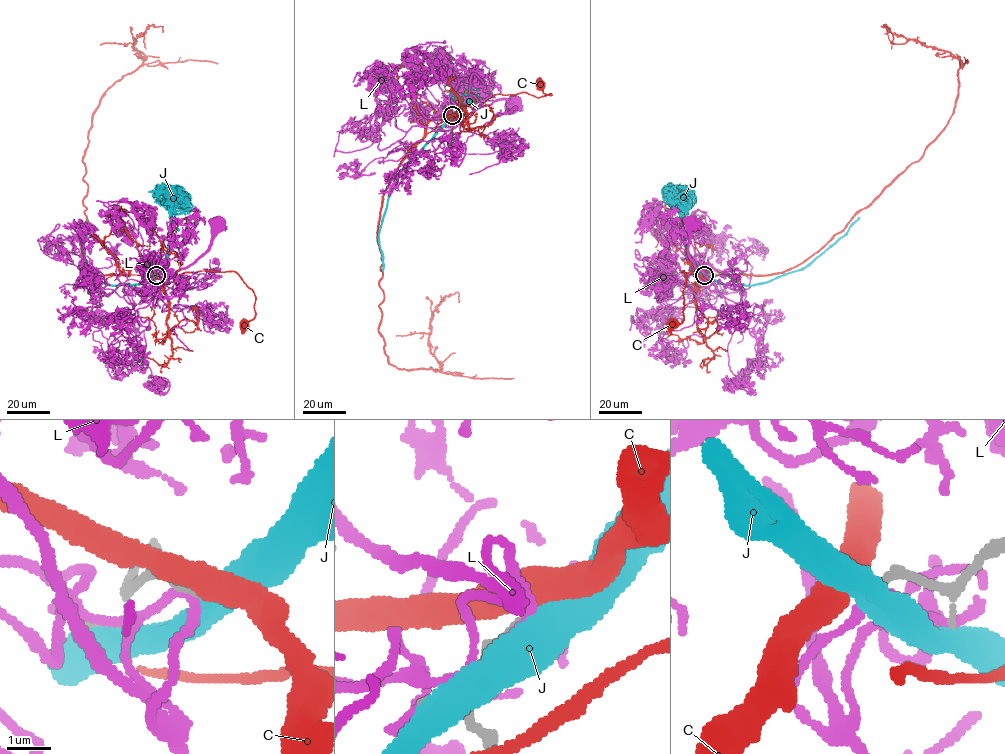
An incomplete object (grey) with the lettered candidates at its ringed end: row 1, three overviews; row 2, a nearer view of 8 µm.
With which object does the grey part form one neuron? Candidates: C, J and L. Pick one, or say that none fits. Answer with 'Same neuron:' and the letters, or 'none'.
Same neuron: none

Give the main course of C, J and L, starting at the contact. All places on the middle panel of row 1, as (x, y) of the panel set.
C: (452, 115), (432, 119), (426, 132), (471, 112), (494, 95), (551, 95), (545, 94), (540, 85)
J: (452, 116), (407, 164), (391, 191), (379, 233), (382, 271)
L: (451, 116), (456, 126), (477, 109), (500, 99), (512, 106)

